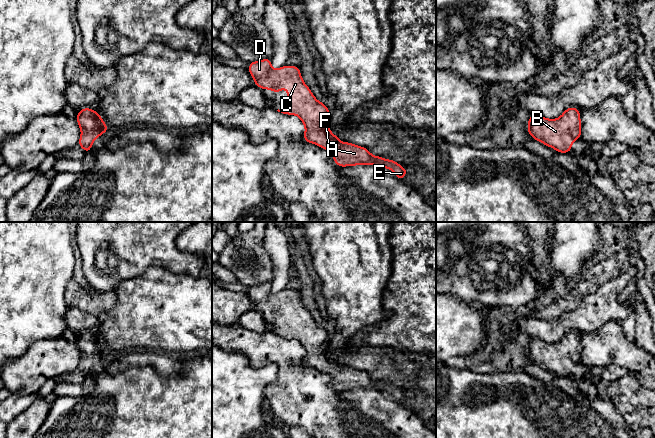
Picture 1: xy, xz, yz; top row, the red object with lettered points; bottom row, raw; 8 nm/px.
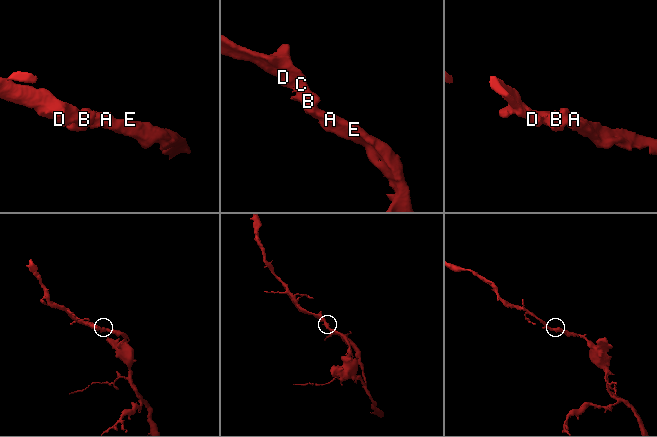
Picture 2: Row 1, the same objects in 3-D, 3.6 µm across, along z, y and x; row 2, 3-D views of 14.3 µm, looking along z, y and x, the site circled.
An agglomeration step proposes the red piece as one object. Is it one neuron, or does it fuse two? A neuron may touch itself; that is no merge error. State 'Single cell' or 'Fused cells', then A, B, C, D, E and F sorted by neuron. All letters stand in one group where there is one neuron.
Single cell. Groups: A B C D E F

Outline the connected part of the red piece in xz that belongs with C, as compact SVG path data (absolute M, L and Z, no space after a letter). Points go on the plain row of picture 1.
M266 282L259 285L249 286L248 296L254 303L254 309L260 313L272 314L274 317L279 317L283 312L288 314L287 330L284 333L278 333L277 335L285 339L298 340L305 350L303 360L304 365L313 367L322 373L330 375L337 390L374 389L379 392L392 394L396 402L400 404L405 402L408 393L405 393L399 387L395 386L393 382L387 384L381 380L374 380L367 372L349 366L341 366L337 359L331 357L331 353L328 349L330 334L323 326L319 326L315 322L310 312L303 305L298 290L284 289L278 293L273 293L271 290L271 282Z

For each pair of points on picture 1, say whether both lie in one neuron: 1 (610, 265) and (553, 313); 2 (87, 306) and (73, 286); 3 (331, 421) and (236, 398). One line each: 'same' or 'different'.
1: same
2: same
3: different

